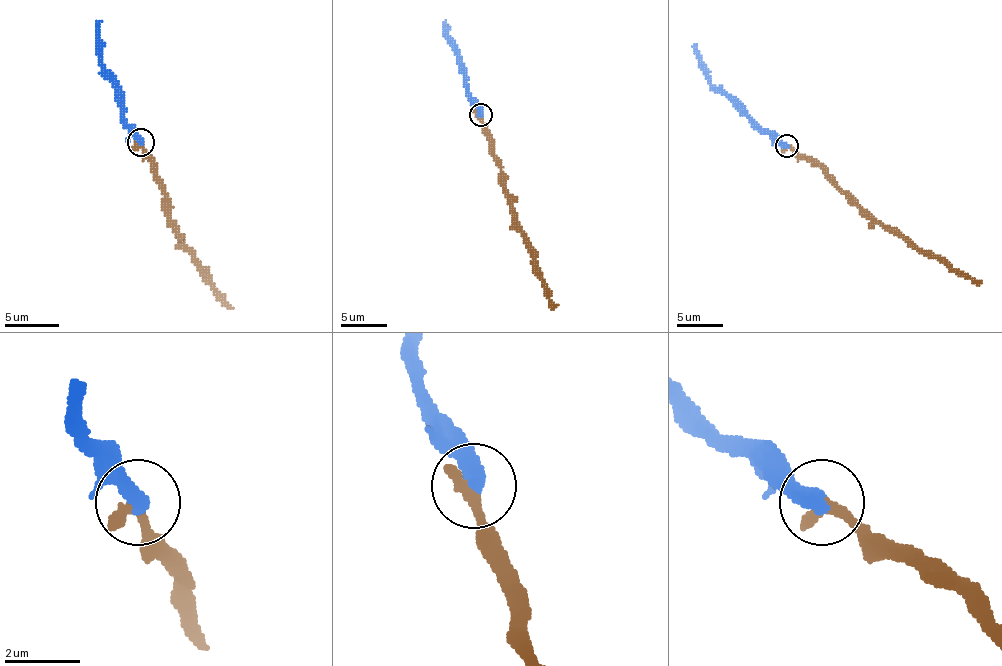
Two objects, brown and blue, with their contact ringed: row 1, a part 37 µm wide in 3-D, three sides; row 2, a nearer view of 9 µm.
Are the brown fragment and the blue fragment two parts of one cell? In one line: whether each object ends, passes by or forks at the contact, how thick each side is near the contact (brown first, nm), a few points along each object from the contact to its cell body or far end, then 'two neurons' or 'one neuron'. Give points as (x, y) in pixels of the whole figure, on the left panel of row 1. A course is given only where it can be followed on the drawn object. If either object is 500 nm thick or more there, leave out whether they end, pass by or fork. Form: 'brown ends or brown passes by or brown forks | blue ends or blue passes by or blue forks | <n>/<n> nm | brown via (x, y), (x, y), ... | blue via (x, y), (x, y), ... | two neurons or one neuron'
brown passes by | blue ends | 240/480 nm | brown via (140, 141), (181, 242), (227, 305) | blue via (140, 141), (126, 128), (118, 87), (102, 68), (96, 21) | one neuron

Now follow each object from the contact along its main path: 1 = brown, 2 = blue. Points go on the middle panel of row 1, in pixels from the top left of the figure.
1: (480, 114), (514, 226), (530, 247), (533, 270), (544, 282), (544, 295), (553, 309)
2: (480, 114), (480, 107), (468, 91), (461, 57), (448, 38), (443, 22)

